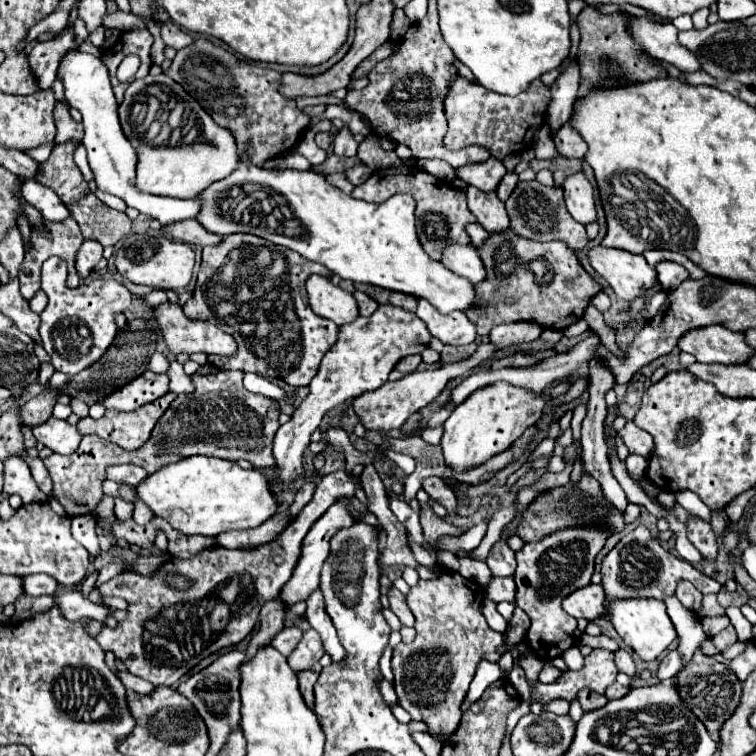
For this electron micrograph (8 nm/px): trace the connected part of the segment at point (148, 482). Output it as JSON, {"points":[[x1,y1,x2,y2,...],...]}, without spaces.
{"points":[[190,456,158,468,136,486,136,494,156,516,164,518,178,532,202,536,256,528,274,516,278,504,270,494,268,478,260,470,244,470,236,462,208,456]]}

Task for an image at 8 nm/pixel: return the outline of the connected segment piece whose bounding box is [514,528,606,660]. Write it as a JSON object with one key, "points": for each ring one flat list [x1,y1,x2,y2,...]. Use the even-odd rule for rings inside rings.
{"points":[[560,530,542,538,542,542,524,544,524,548,516,552,516,606,520,606,530,616,532,624,526,640,540,658,552,660,570,646,574,646,576,618,564,612,560,600,572,590,590,584,590,576,594,572,594,558,602,550,604,542,606,534,602,534,602,530]]}

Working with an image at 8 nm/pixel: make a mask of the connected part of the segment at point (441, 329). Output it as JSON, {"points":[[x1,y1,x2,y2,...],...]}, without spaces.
{"points":[[428,300,418,302,416,316,426,322,428,330,432,336,442,340,444,344,460,346,460,344,470,344,476,340,476,324,466,318,464,312,454,310,450,314,442,314,434,310,434,306]]}

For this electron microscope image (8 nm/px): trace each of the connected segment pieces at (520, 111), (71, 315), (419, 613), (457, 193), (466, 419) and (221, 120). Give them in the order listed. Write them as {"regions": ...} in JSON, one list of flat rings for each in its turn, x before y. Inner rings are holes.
{"regions":[[[456,76,448,94,444,96,444,114,448,120,448,148,462,148,468,144,480,144,490,150,490,154,498,160,516,152,522,152,532,146,534,126,542,124,542,116,546,116,550,104,550,88,542,80,534,80,528,90,518,96,502,96,486,90,478,82,472,82,464,76]],[[54,256,42,264,42,290,48,296,48,306,40,314,40,338,52,366,58,372,74,376,100,360,102,354,112,346,114,338,118,336,114,316,130,308,132,294,124,284,112,278,98,278,90,284,80,284,74,290,66,286,66,278,68,270,62,258]],[[444,572,434,580,420,580,410,594,406,594,406,600,416,616,416,640,412,644,398,644,394,650,394,690,398,694,398,704,412,720,426,722,428,734,444,742,460,724,460,706,478,664,486,654,498,652,504,644,504,636,492,630,480,614,484,590,456,572]],[[420,168,376,170,366,182,362,182,360,186,352,190,352,198,360,198,366,202,384,202,394,194,410,194,416,200,416,228,420,228,420,244,424,246,424,252,432,260,438,260,442,250,452,242,470,244,466,226,470,222,476,222,476,218,466,206,466,194,462,190,456,190,450,182,440,180],[430,214,436,214,442,218,428,218]],[[492,384,476,390,462,406,458,406,444,424,440,440,444,462,452,472,468,472,492,456,506,450,530,424,542,416,544,400,540,394,526,392,512,384]],[[204,38,178,50,166,74,182,84,218,126,234,134,238,152,242,152,244,146,252,146,250,154,254,164,264,164,268,158,292,152,302,130,306,130,310,122,310,118,296,108,294,100,284,98,278,92,280,72,264,70,244,60,240,62,232,52,214,46]]]}

